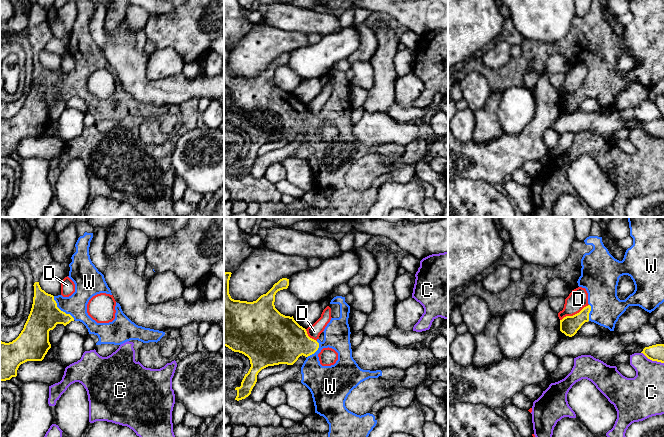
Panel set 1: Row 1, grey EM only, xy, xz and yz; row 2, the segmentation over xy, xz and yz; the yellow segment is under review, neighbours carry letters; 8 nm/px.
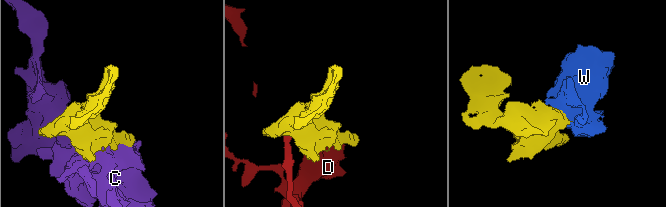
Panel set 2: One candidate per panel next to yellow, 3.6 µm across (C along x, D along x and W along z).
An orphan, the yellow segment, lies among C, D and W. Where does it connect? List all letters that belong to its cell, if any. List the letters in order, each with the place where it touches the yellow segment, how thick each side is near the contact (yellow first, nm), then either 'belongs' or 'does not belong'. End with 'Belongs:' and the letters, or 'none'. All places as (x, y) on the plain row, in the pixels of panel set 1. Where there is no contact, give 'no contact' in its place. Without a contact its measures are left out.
C: yz (652, 136) | 130/280 nm | does not belong
D: yz (575, 90) | 160/160 nm | does not belong
W: xy (60, 86) | 240/180 nm | belongs
Belongs: W

